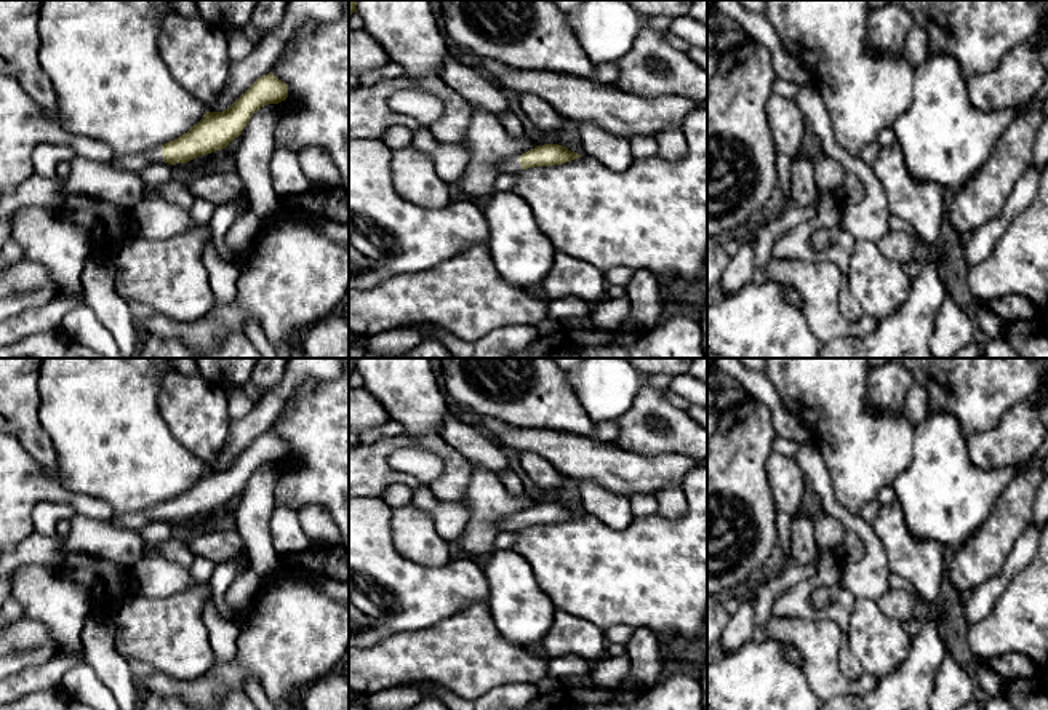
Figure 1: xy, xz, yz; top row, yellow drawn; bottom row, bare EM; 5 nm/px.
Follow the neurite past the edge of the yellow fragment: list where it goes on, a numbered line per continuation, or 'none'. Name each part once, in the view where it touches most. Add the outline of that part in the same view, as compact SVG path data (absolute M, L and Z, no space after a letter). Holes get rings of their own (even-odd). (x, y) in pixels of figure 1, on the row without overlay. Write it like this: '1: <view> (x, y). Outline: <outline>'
1: xy (133, 520). Outline: M162 505L141 510L114 515L114 526L120 529L141 531L147 523L163 520Z

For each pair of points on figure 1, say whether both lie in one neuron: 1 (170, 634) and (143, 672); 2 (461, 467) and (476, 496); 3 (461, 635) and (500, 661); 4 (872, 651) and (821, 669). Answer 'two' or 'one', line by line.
1: two
2: two
3: one
4: two

